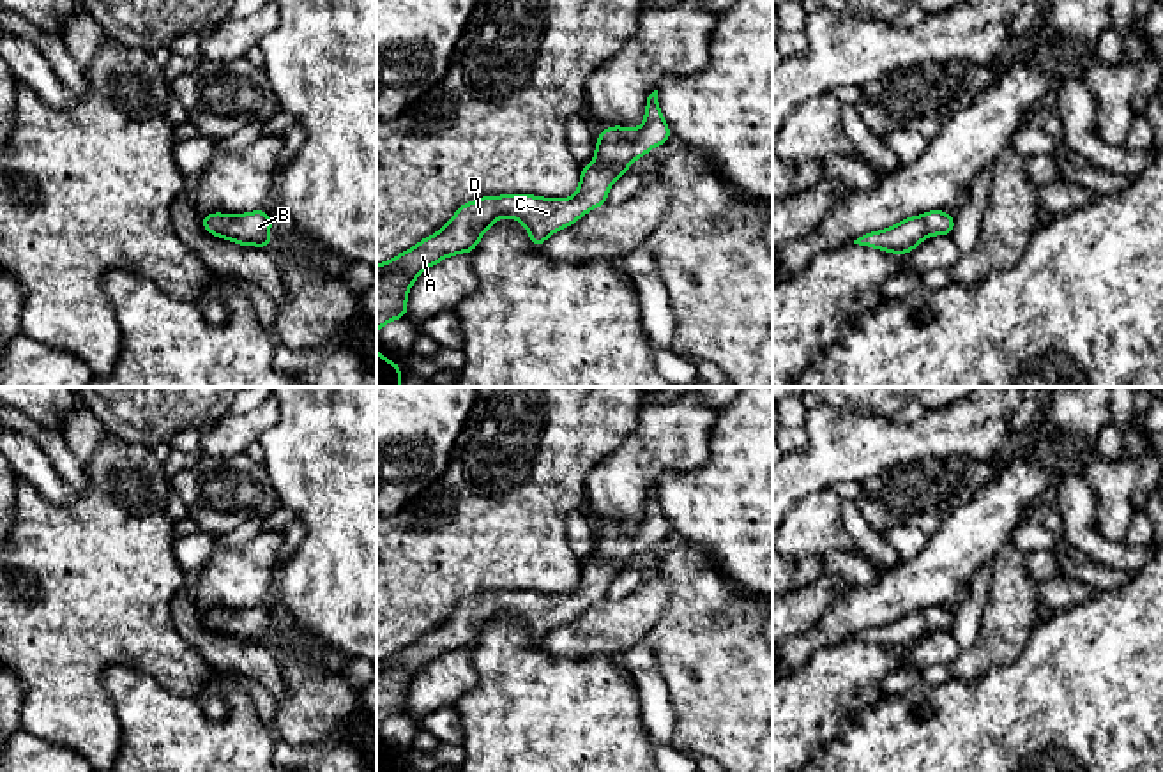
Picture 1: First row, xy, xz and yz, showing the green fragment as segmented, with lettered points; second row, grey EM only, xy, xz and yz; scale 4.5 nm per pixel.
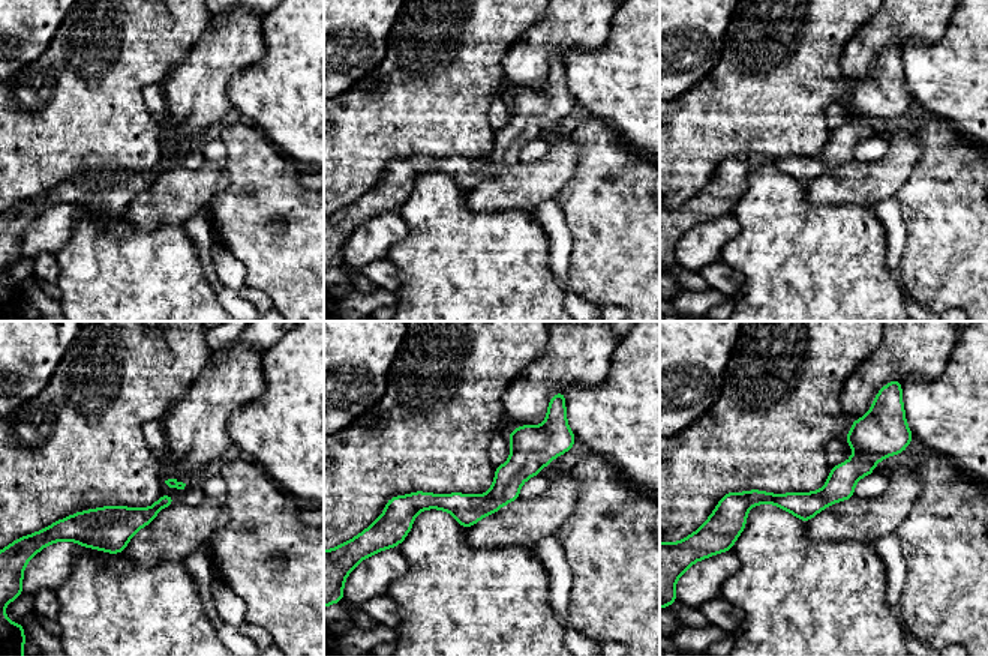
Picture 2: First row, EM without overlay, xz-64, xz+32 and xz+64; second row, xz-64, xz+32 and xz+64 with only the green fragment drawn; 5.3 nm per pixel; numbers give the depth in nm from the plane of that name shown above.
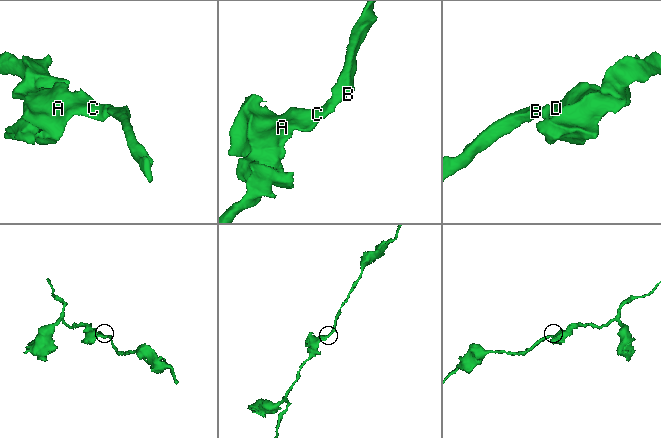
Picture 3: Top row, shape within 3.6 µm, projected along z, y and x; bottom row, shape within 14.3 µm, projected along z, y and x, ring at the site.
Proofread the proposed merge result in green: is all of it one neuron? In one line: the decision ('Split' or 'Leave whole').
Leave whole

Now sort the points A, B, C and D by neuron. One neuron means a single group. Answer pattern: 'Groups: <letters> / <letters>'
Groups: A B C D

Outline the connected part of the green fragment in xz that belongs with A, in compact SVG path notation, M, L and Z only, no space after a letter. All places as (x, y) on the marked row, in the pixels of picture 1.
M658 90L647 97L647 110L643 125L633 127L606 127L597 136L594 161L582 168L580 185L567 200L539 198L532 194L505 194L505 196L483 196L477 201L463 203L456 208L454 217L437 233L421 240L412 249L398 254L396 258L376 265L376 332L387 323L407 316L407 295L421 272L442 261L447 256L460 253L472 253L479 244L483 233L502 217L518 219L528 231L536 247L555 231L574 224L589 210L606 203L612 184L622 177L629 164L647 155L654 147L668 141L672 136L658 102Z

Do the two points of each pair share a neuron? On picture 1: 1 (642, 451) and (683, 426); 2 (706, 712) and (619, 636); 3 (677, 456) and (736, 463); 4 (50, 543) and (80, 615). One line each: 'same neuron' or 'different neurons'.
1: same neuron
2: different neurons
3: different neurons
4: same neuron

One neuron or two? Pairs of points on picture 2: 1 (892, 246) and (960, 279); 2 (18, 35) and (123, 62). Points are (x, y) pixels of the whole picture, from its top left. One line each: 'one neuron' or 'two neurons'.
1: two neurons
2: two neurons

